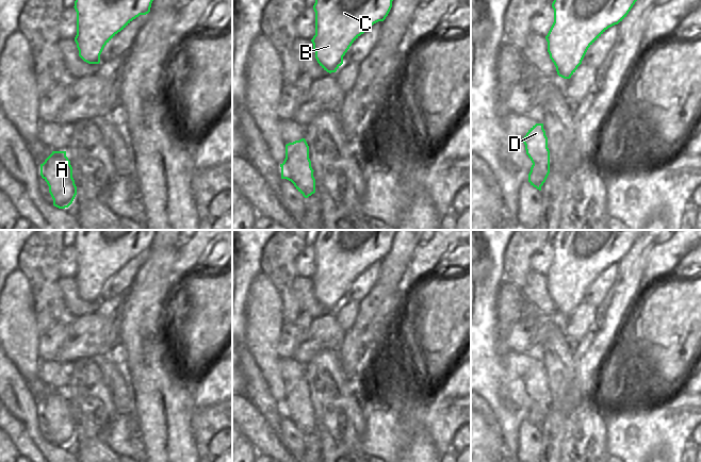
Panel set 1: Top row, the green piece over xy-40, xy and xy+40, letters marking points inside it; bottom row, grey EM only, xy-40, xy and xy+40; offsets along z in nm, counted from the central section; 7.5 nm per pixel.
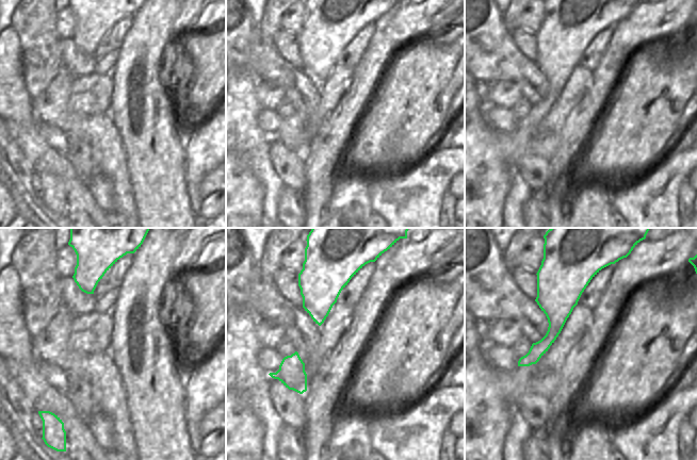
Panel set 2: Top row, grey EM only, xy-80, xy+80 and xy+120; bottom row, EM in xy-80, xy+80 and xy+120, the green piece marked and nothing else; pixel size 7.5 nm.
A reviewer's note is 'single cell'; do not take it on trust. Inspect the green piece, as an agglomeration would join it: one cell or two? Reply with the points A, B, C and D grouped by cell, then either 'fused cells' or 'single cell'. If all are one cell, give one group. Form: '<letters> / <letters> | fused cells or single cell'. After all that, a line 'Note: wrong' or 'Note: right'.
A B C D | single cell
Note: right

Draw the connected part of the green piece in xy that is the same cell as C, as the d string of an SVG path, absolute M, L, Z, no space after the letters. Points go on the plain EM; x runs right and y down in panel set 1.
M320 230L313 248L315 274L311 278L315 297L327 311L336 311L352 282L374 262L388 254L397 230Z

